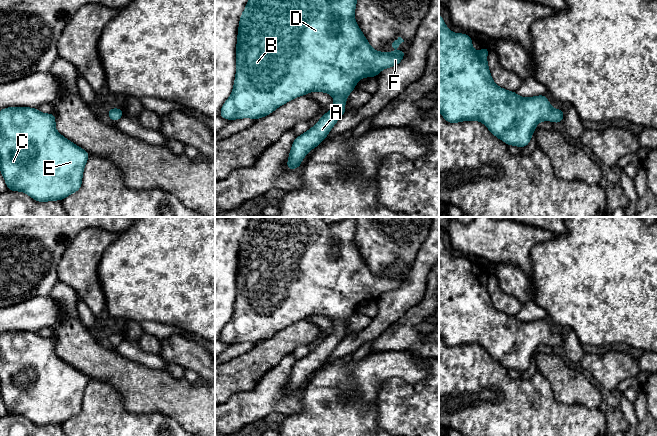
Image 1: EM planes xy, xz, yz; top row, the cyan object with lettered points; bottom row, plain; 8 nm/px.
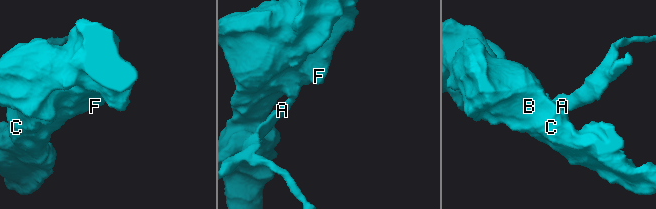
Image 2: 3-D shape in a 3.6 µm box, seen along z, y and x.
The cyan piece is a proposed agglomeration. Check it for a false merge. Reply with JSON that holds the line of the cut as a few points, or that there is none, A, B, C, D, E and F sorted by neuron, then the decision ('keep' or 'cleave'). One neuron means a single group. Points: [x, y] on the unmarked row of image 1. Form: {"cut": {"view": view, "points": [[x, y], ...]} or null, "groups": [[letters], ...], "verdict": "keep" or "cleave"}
{"cut": null, "groups": [["A", "B", "C", "D", "E", "F"]], "verdict": "keep"}

